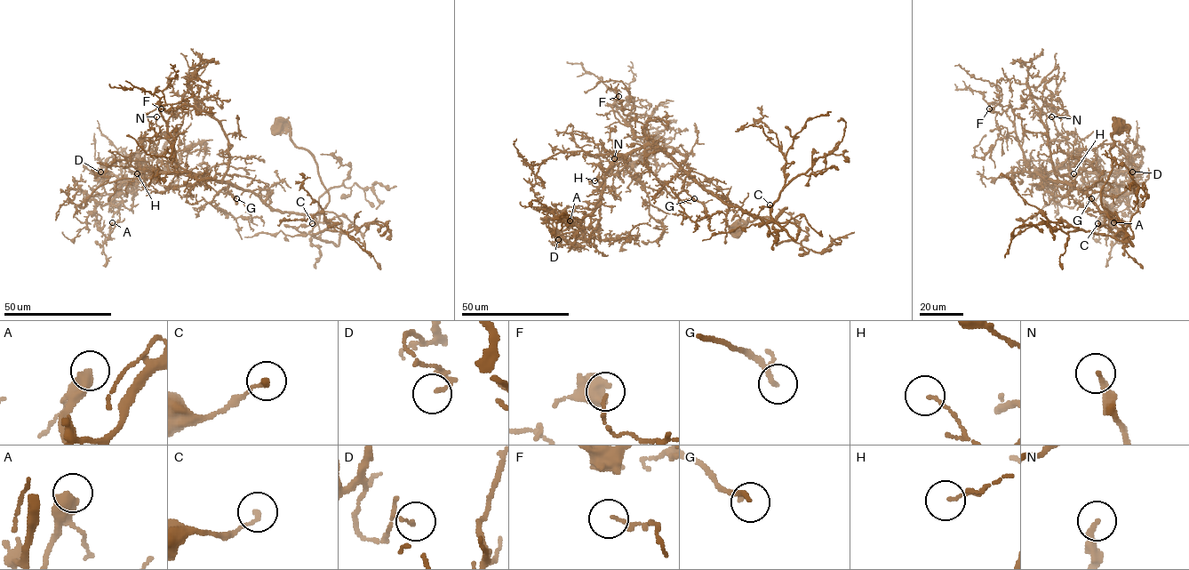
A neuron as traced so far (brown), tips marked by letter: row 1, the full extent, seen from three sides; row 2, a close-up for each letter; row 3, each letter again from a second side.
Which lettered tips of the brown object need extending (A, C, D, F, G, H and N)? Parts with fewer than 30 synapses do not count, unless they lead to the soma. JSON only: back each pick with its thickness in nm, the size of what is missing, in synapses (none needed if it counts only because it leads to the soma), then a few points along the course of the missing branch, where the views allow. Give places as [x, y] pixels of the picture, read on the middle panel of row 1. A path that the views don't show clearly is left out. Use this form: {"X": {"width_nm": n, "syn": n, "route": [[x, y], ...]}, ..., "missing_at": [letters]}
{"G": {"width_nm": 190, "syn": 45, "route": [[694, 198], [708, 202], [716, 196]]}, "missing_at": ["G"]}

